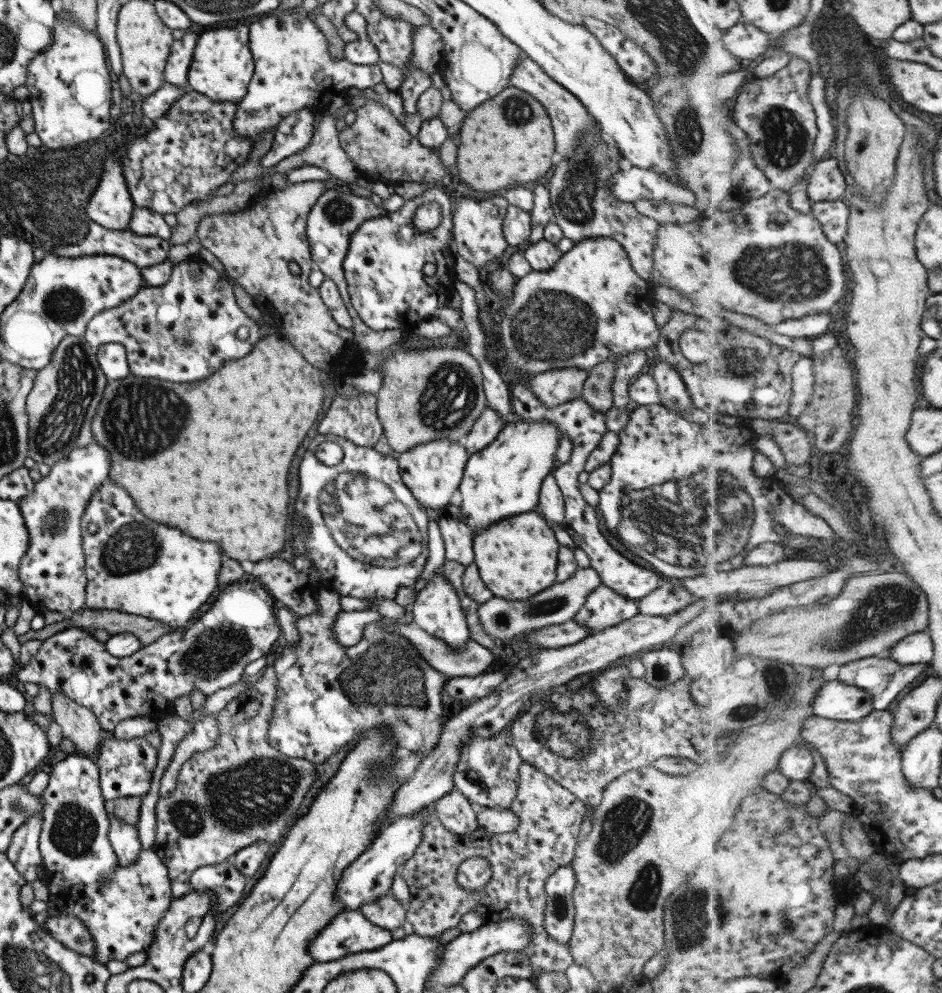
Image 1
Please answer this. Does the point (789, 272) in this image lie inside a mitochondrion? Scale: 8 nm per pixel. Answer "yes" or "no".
yes

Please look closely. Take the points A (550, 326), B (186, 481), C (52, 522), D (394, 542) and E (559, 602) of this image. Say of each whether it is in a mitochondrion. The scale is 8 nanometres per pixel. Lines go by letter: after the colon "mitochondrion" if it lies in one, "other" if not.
A: mitochondrion
B: other
C: mitochondrion
D: mitochondrion
E: mitochondrion

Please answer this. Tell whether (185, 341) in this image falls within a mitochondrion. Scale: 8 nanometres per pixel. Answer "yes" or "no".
yes

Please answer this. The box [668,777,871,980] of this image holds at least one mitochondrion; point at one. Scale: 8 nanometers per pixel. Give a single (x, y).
(702, 909)

